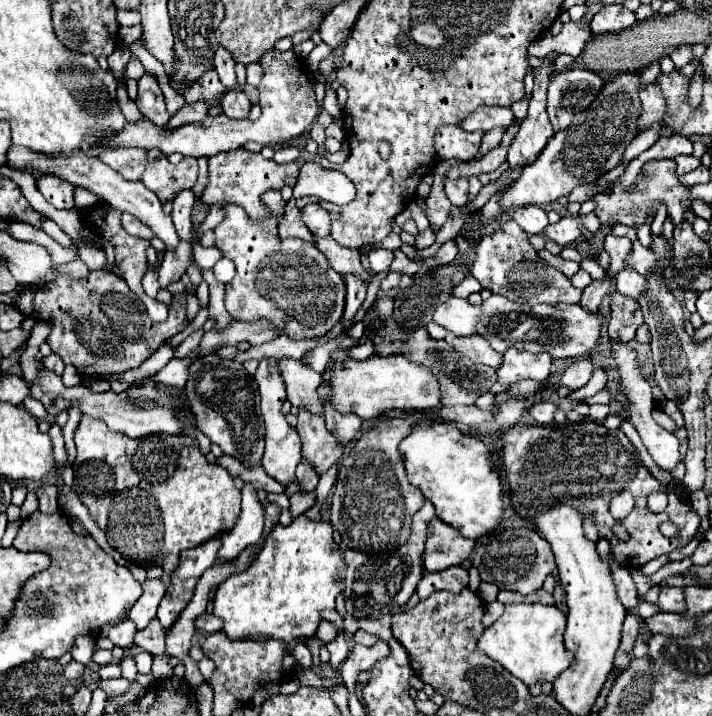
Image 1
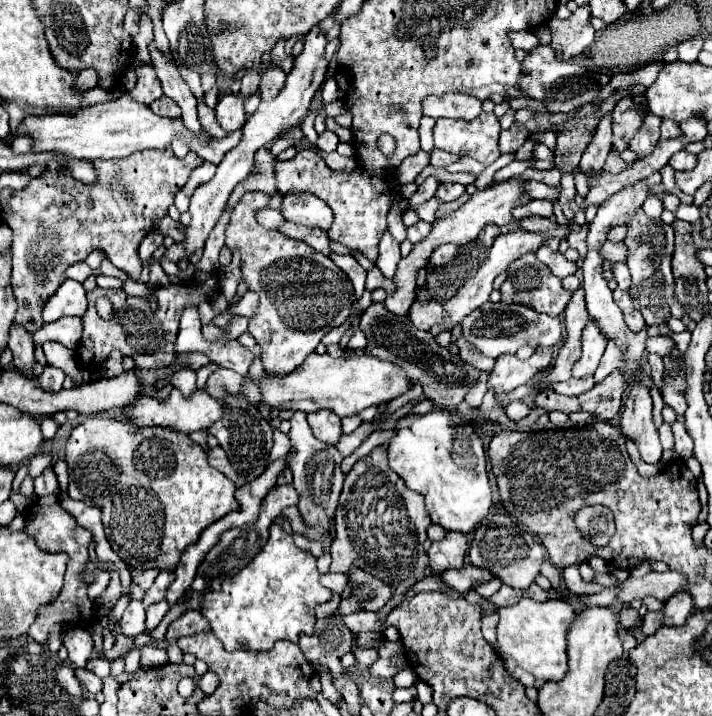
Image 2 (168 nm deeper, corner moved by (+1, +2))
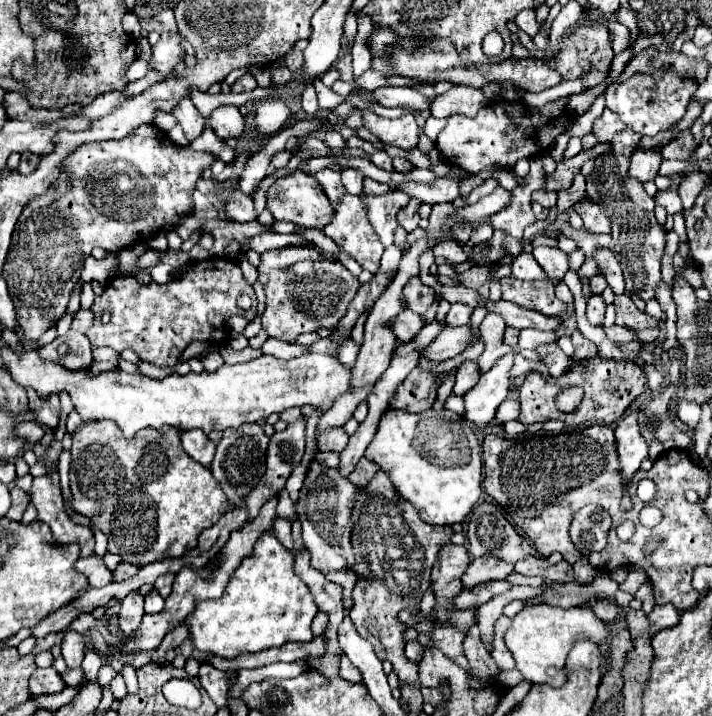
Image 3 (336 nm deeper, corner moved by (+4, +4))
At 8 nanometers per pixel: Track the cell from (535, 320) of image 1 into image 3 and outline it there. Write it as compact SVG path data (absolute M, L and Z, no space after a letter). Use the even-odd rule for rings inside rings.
M460 326L460 328L444 328L426 350L422 350L420 358L426 358L430 362L444 362L454 356L458 356L466 346L470 346L470 326Z

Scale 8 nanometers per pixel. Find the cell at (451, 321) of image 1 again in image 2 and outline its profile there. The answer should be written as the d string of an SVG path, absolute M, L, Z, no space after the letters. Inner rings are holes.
M415 302L409 310L409 318L419 330L431 330L437 324L443 324L445 316L447 316L445 308L437 302L427 302L427 304Z

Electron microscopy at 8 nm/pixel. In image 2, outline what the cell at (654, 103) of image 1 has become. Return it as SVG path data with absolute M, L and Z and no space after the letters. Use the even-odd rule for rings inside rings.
M621 98L613 108L613 146L627 150L633 136L643 126L647 116L647 104L635 104L633 98Z

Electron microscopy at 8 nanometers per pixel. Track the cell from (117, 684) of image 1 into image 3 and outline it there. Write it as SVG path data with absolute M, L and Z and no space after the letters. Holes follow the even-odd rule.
M66 670L60 674L62 680L66 682L66 686L74 686L74 688L82 688L84 682L84 672L82 670Z

